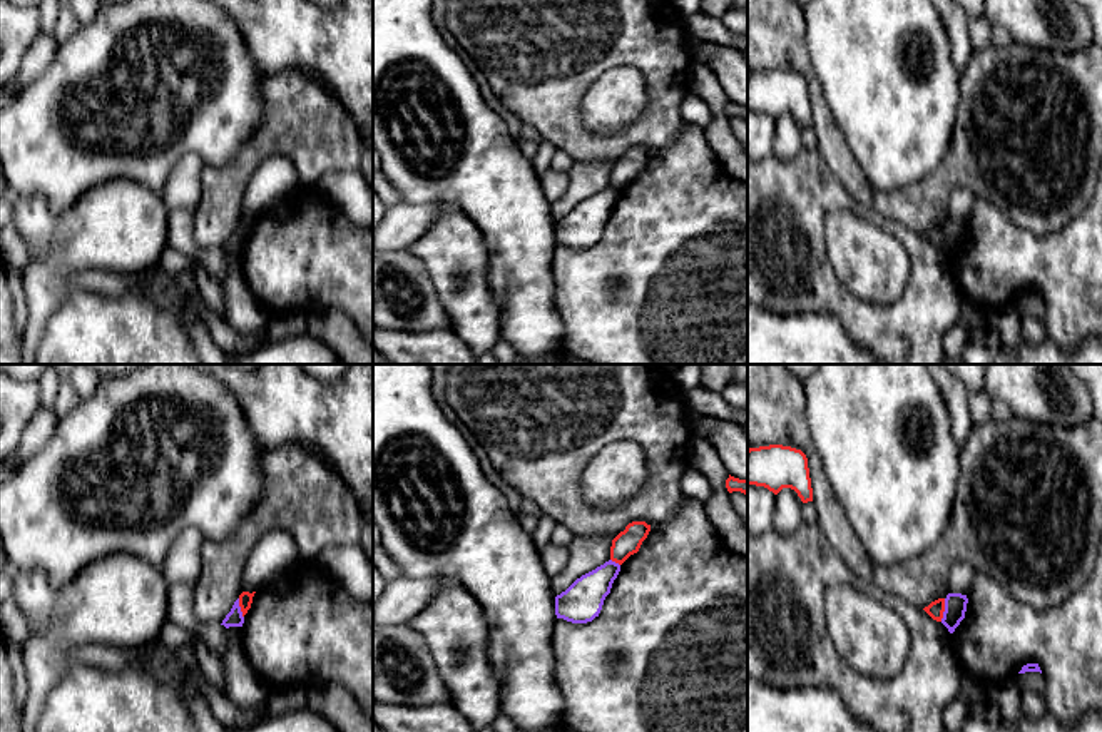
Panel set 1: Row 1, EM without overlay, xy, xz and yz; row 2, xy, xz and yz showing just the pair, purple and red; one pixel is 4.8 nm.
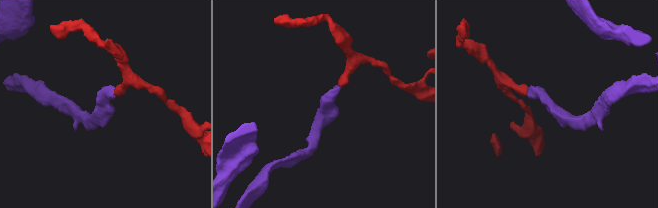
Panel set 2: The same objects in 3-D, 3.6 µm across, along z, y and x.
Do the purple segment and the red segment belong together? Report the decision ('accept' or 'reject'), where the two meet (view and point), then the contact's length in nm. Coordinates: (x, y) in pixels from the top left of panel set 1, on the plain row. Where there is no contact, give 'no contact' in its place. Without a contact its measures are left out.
reject; meets purple in yz at (945, 236); contact 110 nm long

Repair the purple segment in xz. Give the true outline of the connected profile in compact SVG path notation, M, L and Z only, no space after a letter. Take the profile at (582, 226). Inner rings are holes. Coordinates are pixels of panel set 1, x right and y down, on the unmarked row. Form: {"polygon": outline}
{"polygon": "M609 186L577 204L555 222L555 241L572 249L587 249L599 242L605 222L620 197L620 191Z"}

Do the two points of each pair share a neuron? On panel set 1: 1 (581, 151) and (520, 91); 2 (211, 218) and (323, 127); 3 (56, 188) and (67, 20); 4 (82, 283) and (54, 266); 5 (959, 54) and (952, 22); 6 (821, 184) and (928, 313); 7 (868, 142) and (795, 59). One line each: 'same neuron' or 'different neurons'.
1: same neuron
2: same neuron
3: different neurons
4: different neurons
5: same neuron
6: same neuron
7: different neurons

